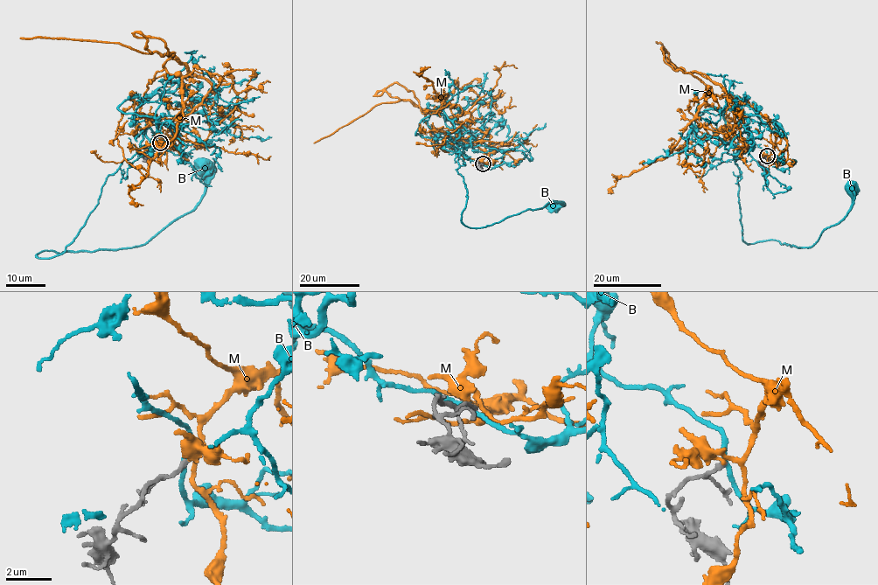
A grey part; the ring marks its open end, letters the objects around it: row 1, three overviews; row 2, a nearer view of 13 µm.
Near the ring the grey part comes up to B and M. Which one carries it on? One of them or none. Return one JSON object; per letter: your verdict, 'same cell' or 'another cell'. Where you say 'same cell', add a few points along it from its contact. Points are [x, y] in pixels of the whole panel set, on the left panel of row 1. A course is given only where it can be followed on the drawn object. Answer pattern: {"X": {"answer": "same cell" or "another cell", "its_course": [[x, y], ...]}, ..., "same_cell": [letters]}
{"B": {"answer": "another cell"}, "M": {"answer": "another cell"}, "same_cell": []}

